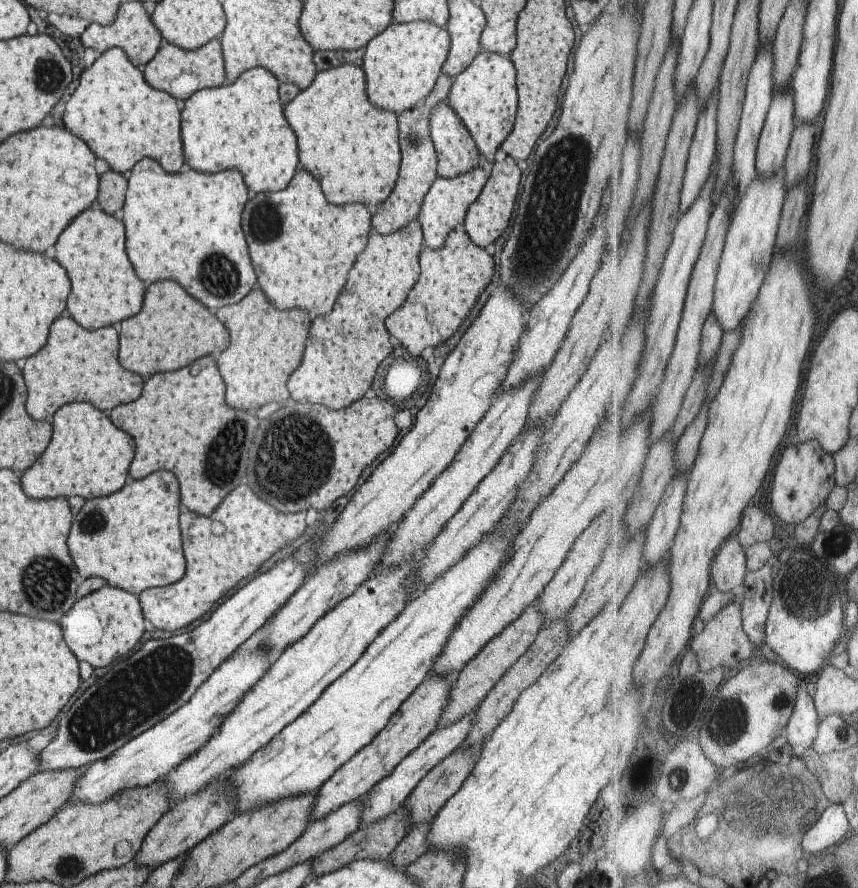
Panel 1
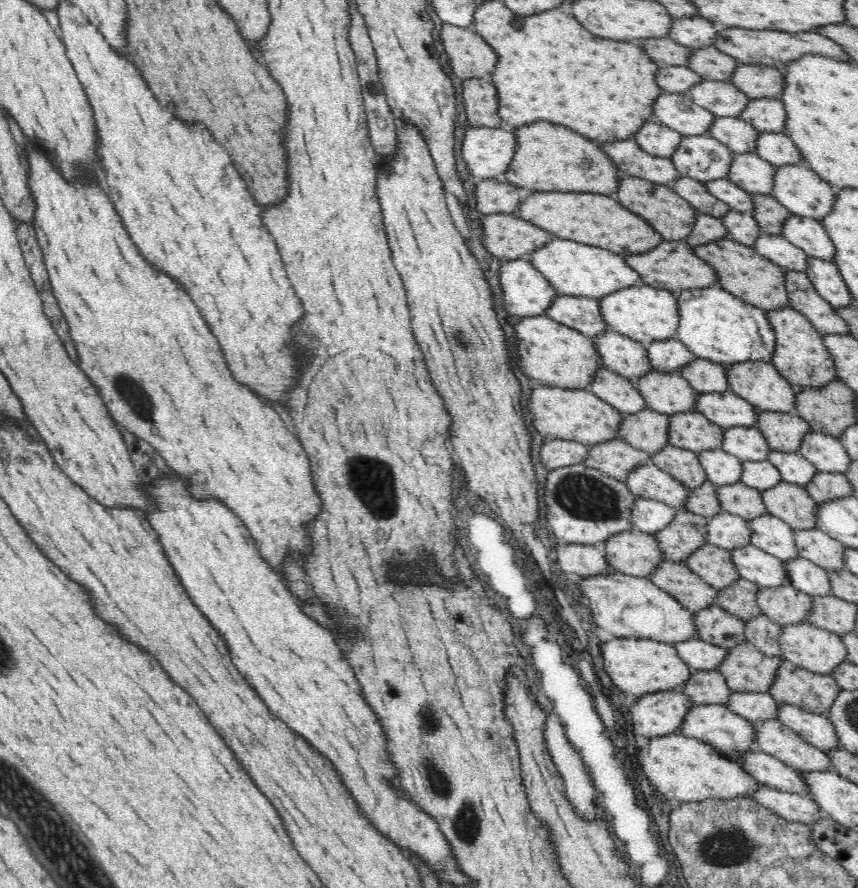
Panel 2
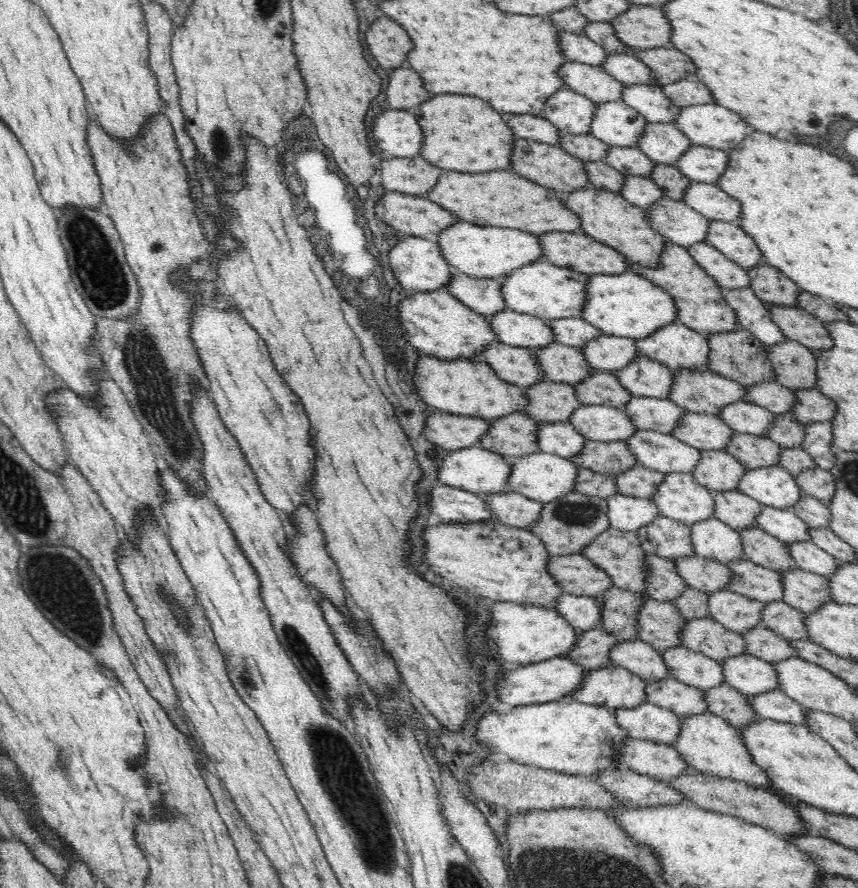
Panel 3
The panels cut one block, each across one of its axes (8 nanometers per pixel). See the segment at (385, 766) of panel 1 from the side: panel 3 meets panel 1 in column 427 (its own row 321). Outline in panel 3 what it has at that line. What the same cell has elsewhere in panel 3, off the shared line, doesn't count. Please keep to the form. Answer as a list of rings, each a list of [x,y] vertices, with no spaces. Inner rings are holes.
[[[666,240],[661,248],[658,262],[653,267],[640,265],[640,263],[630,259],[625,260],[625,265],[630,273],[637,274],[652,284],[659,286],[672,298],[675,304],[676,320],[684,326],[703,335],[739,328],[735,321],[733,310],[724,302],[721,293],[723,288],[718,286],[714,279],[710,278],[694,262],[686,247]]]

